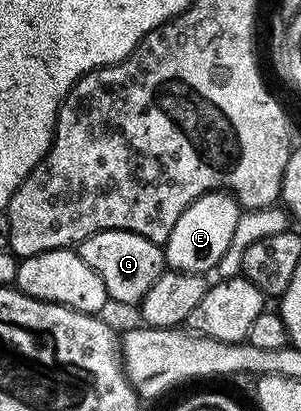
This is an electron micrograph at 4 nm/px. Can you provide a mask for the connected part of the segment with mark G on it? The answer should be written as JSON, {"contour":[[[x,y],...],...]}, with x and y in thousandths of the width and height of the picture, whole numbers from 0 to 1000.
{"contour":[[[359,560],[316,564],[289,574],[289,584],[249,601],[276,642],[302,650],[349,686],[365,727],[382,737],[452,747],[488,720],[488,701],[515,691],[515,681],[551,655],[548,611],[525,591],[488,584],[449,564],[419,560]]]}

